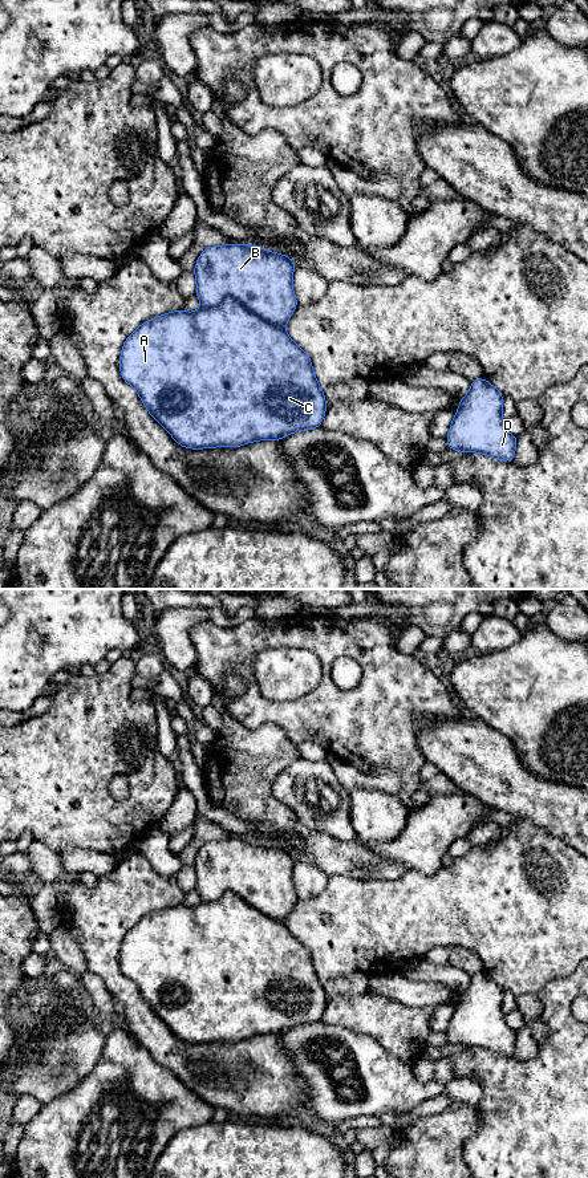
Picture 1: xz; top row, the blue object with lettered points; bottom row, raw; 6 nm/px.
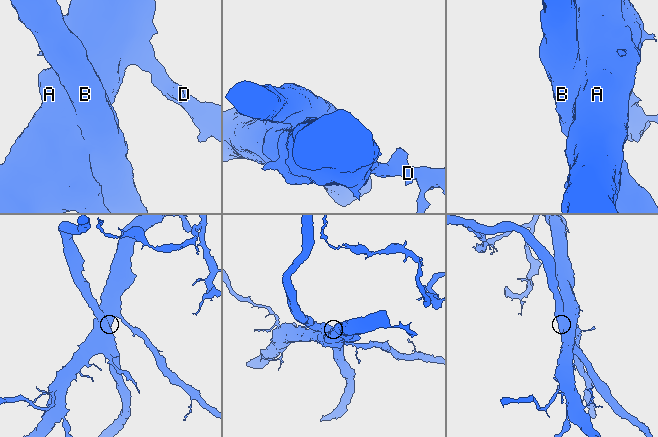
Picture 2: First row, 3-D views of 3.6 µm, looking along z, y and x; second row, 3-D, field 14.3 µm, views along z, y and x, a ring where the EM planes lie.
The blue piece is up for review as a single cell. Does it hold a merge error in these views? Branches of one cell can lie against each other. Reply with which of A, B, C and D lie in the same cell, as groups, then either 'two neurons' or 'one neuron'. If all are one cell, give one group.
A C D / B; two neurons

